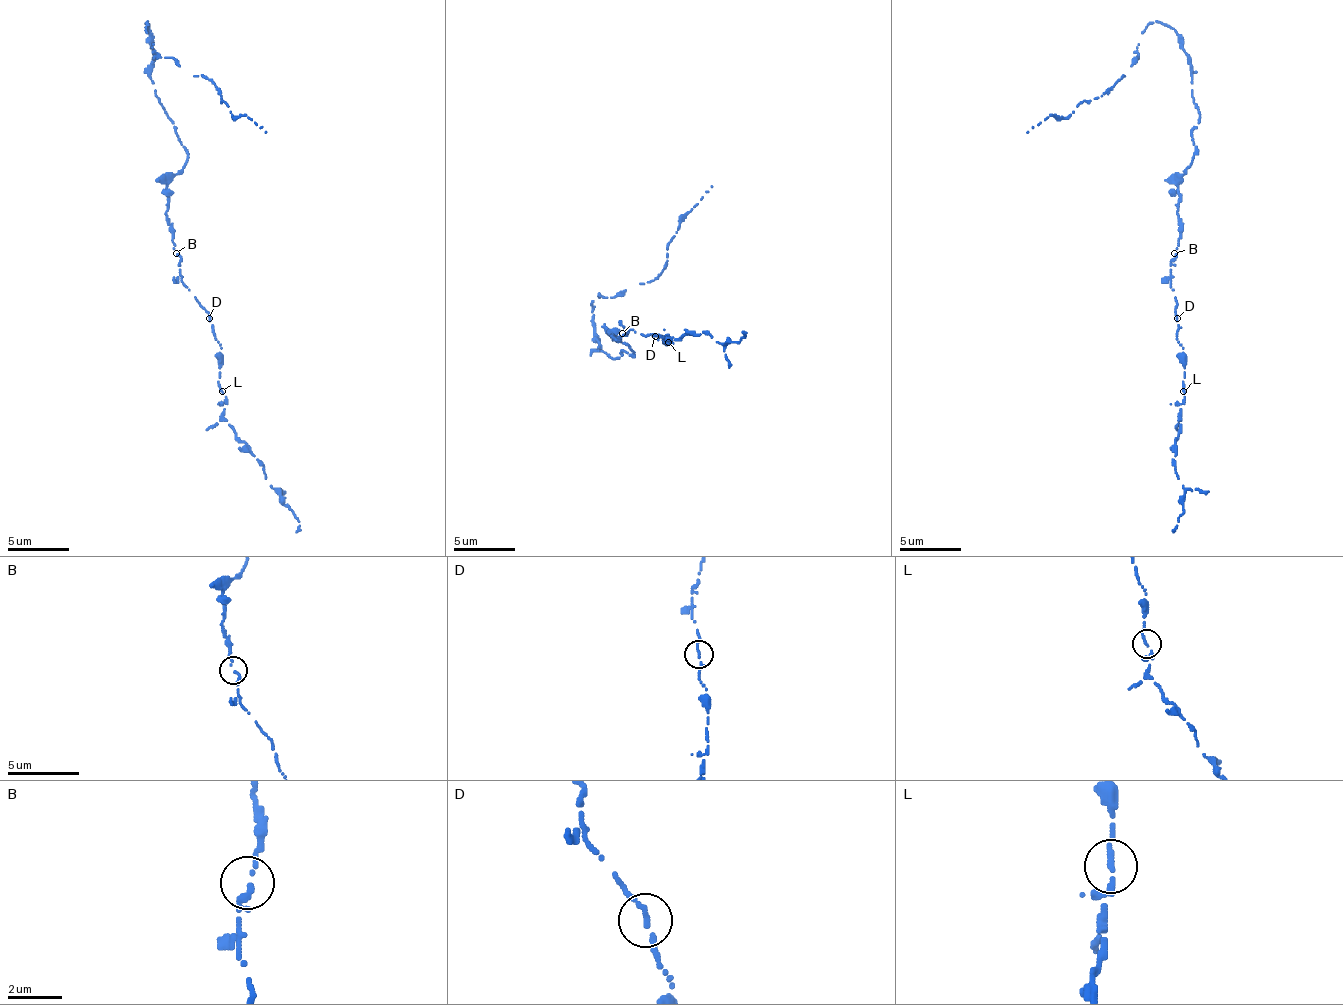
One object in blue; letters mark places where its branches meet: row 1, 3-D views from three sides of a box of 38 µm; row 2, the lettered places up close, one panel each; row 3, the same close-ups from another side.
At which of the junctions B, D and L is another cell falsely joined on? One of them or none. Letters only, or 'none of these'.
none of these

